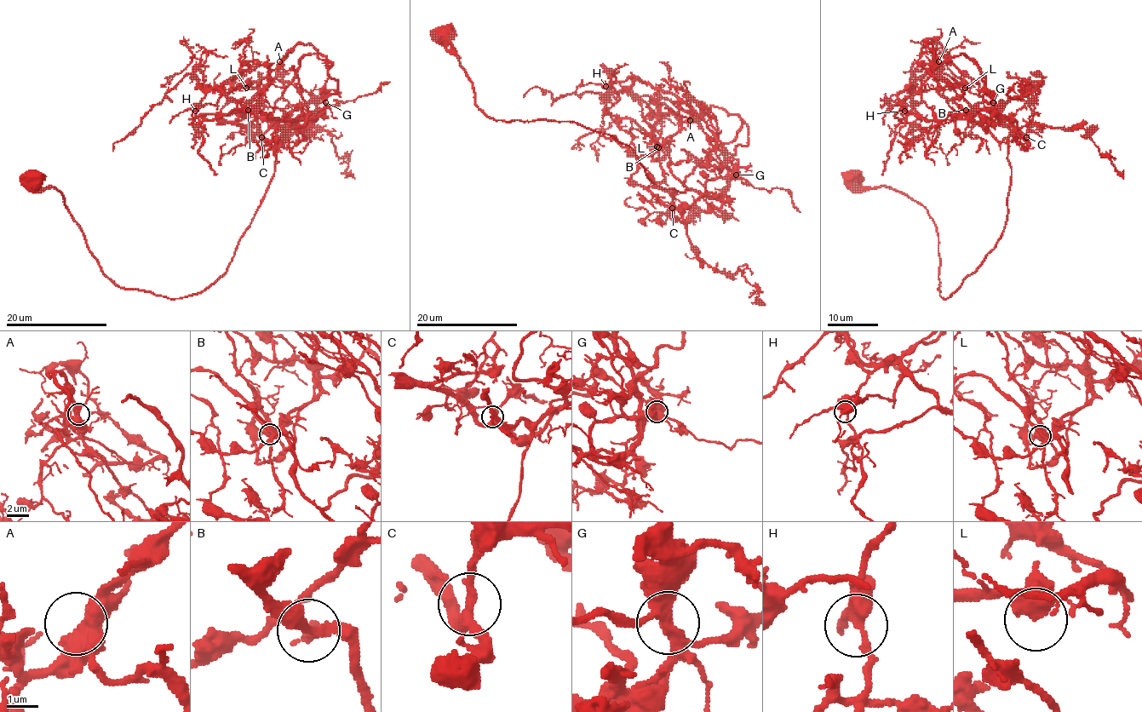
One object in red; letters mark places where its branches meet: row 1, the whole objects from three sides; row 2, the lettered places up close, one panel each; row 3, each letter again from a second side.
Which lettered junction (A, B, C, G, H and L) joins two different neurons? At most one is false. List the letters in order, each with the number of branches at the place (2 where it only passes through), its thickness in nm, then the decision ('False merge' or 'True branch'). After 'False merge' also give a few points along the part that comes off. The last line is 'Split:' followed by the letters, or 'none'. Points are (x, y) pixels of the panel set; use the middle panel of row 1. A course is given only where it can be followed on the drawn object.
A: Branches: 3. Thickness 480 nm. True branch
B: Branches: 3. Thickness 240 nm. True branch
C: Branches: 3. Thickness 280 nm. True branch
G: Branches: 3. Thickness 360 nm. False merge. Course of the part to remove: (736, 175), (711, 178), (692, 204), (674, 208), (692, 249), (725, 275), (743, 271), (765, 305)
H: Branches: 3. Thickness 400 nm. True branch
L: Branches: 3. Thickness 420 nm. True branch
Split: G

